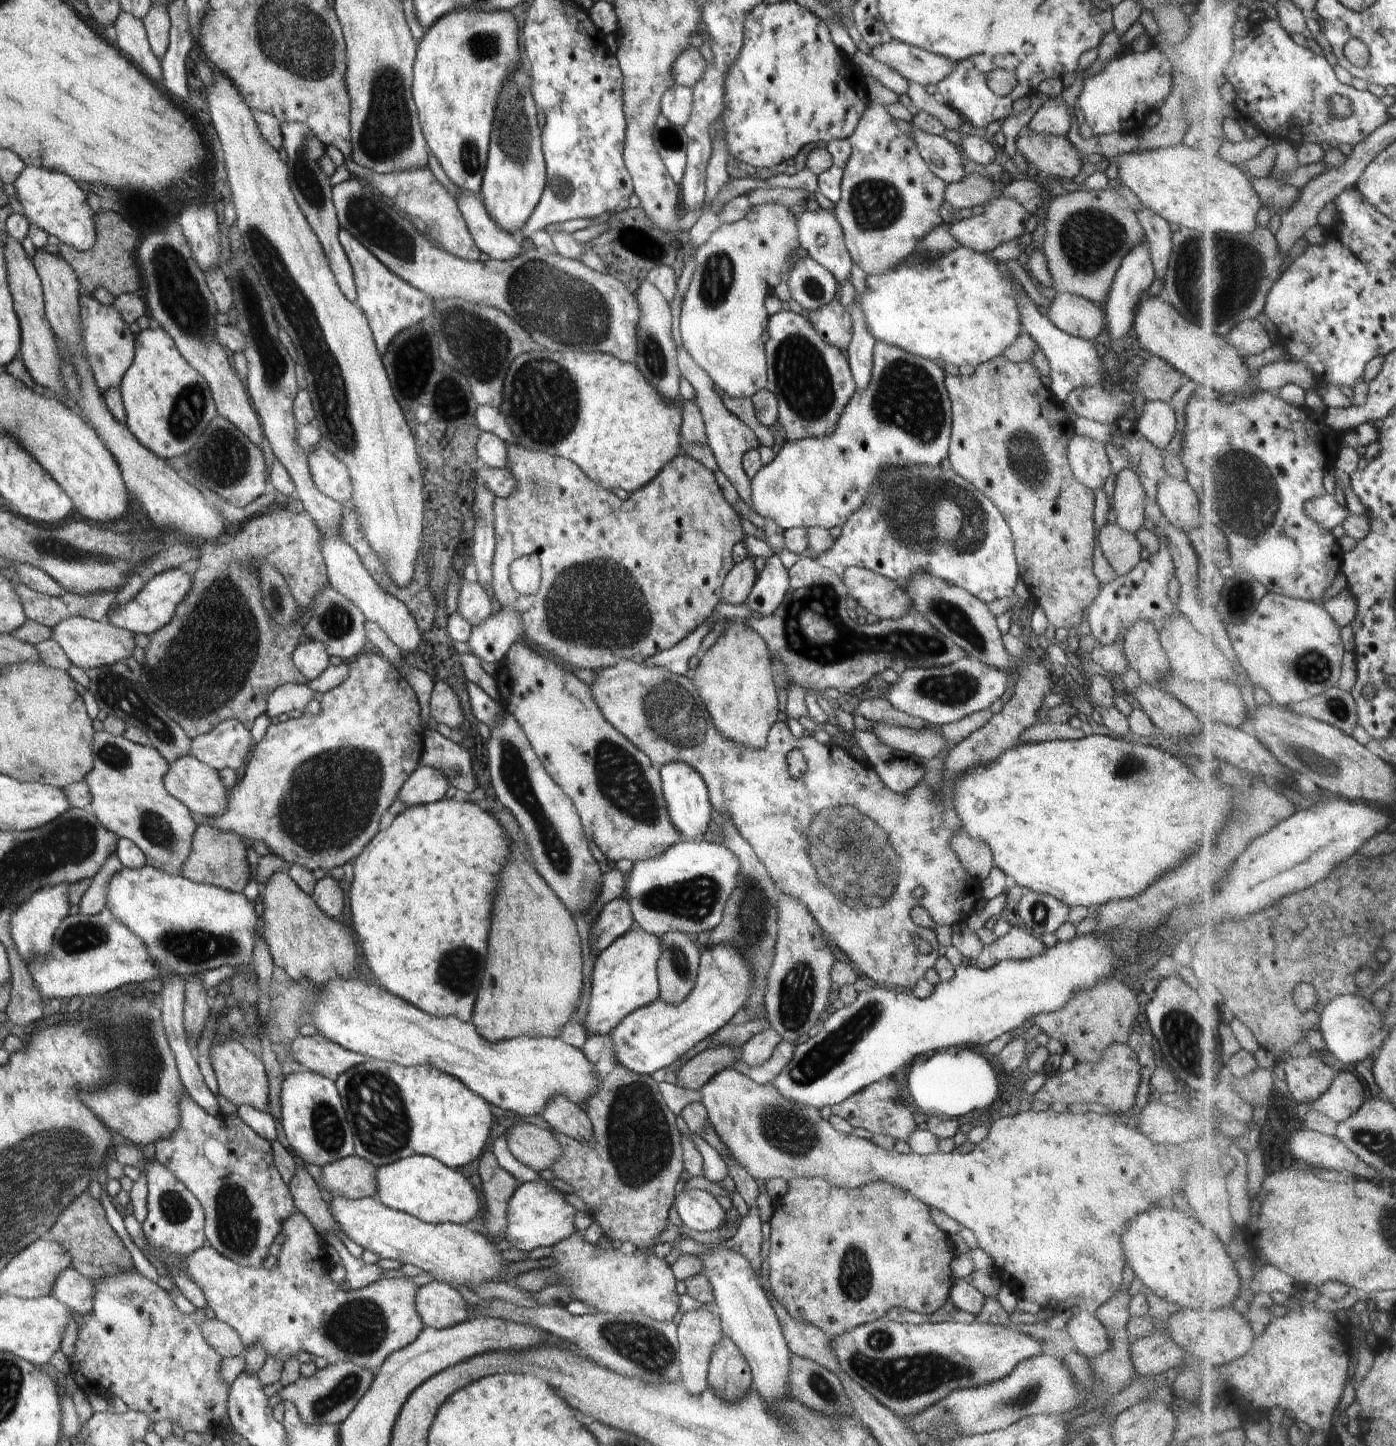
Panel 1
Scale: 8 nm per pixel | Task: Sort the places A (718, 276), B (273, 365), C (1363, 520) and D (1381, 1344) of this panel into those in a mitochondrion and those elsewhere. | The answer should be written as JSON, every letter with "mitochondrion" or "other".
{"A":"mitochondrion","B":"mitochondrion","C":"other","D":"other"}

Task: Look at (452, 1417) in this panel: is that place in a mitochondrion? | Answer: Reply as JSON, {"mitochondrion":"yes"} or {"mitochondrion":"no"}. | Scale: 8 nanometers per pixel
{"mitochondrion":"no"}

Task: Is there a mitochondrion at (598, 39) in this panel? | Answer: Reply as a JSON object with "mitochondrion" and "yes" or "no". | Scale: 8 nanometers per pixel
{"mitochondrion":"no"}

